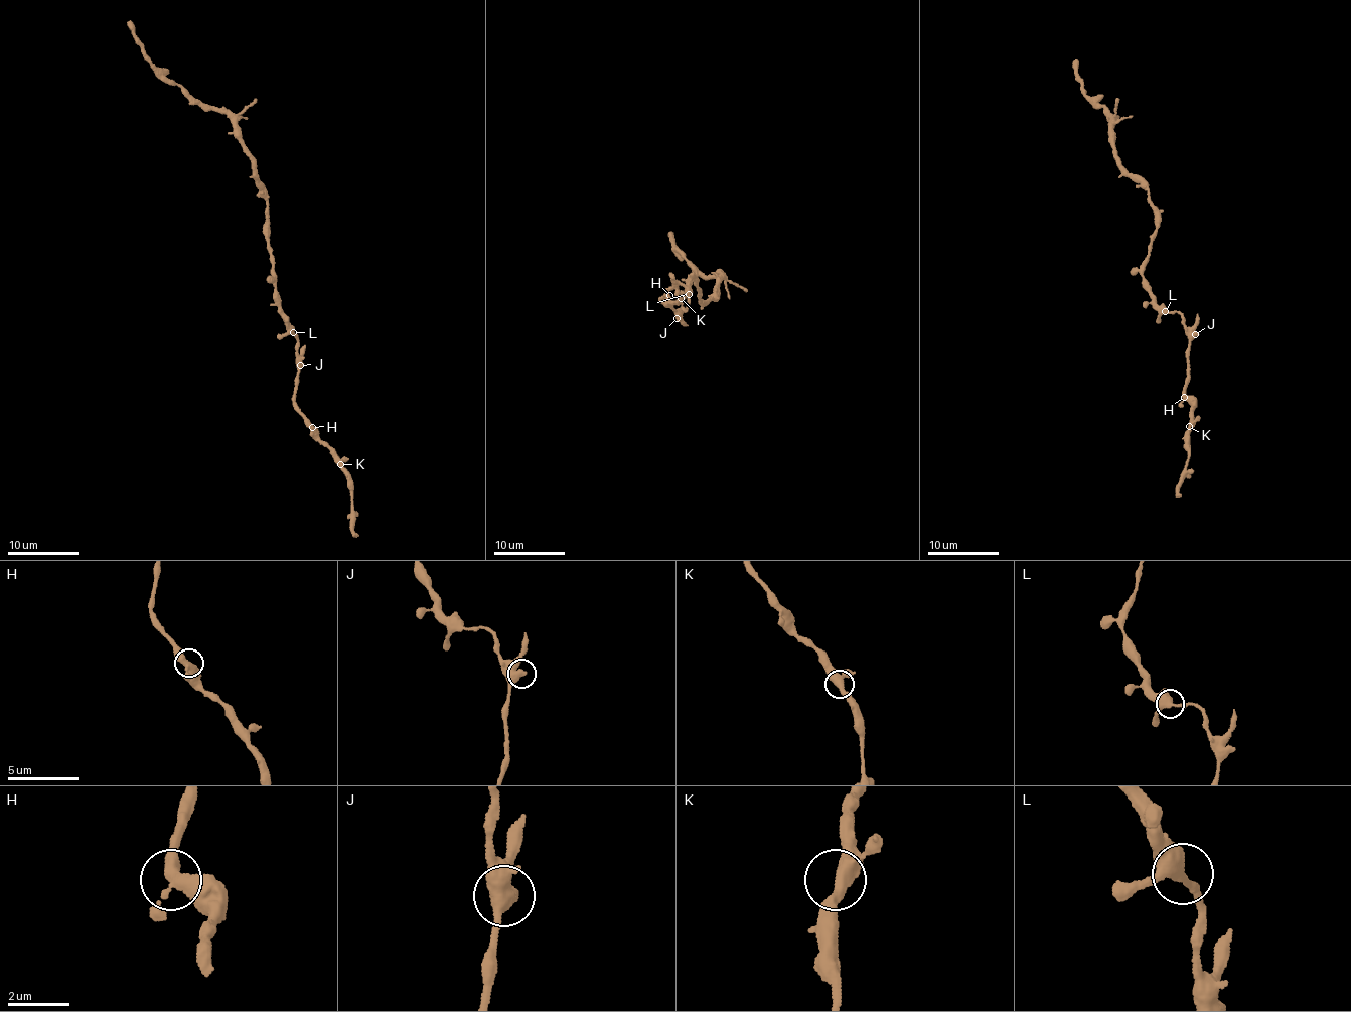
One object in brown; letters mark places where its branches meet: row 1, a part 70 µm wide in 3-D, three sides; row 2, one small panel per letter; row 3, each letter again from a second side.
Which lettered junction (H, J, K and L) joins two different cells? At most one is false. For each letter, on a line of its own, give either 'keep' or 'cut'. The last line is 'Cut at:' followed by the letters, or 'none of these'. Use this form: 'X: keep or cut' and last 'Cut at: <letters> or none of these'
H: keep
J: keep
K: keep
L: keep
Cut at: none of these

